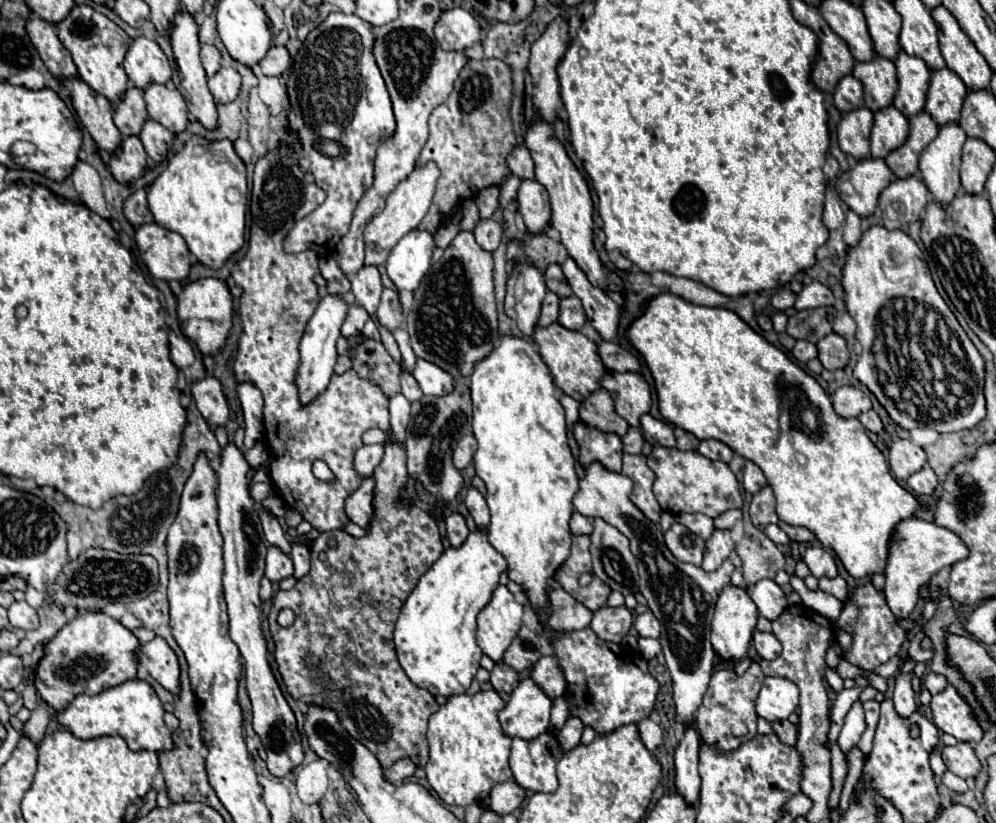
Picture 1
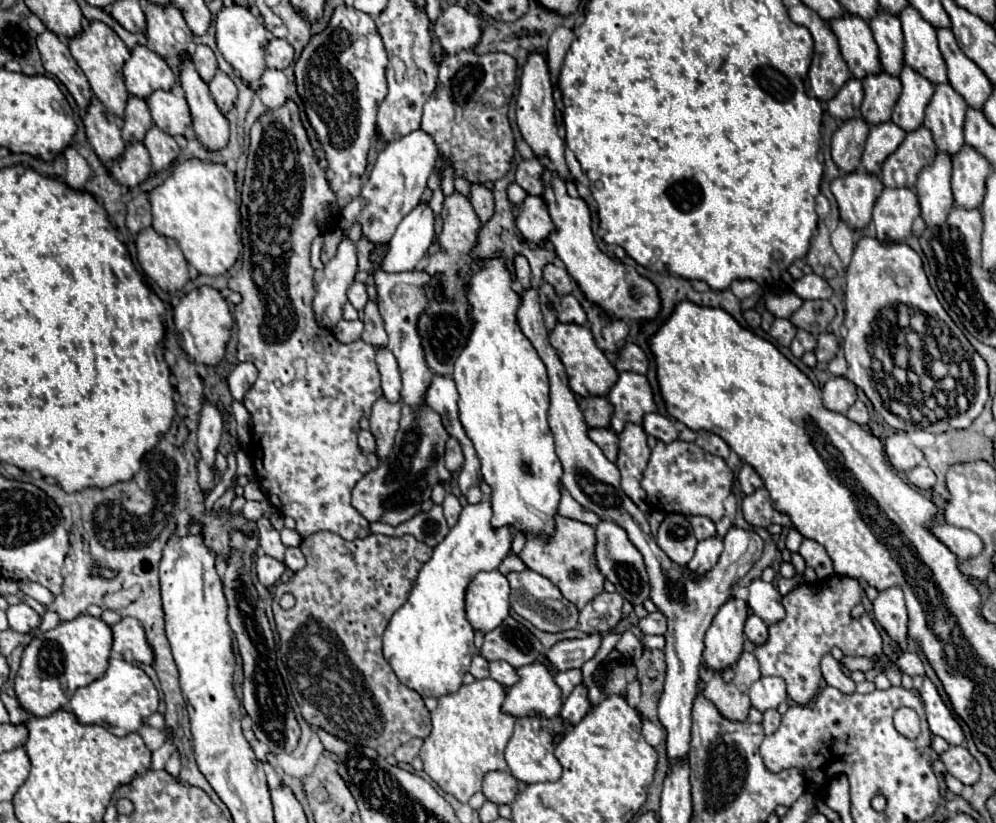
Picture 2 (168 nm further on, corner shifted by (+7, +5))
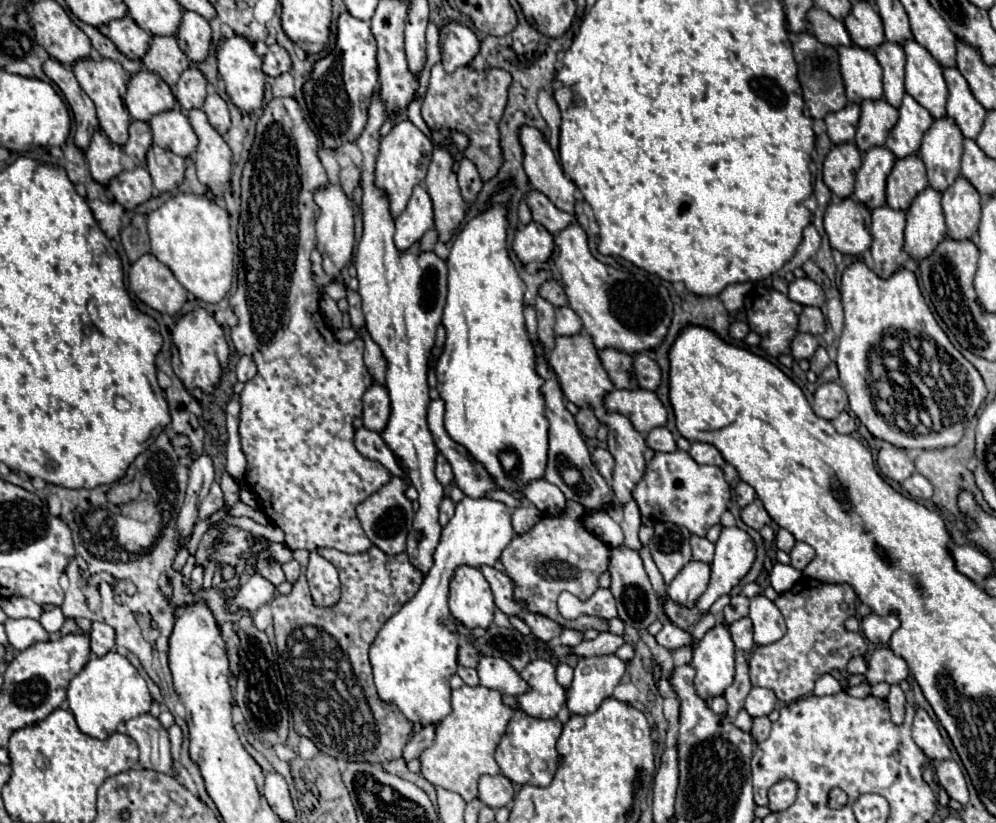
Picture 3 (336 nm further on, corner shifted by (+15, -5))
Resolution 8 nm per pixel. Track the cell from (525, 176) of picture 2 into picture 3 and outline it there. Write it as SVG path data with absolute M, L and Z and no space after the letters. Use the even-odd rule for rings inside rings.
M532 190L526 196L526 202L528 202L530 210L532 210L534 222L536 224L542 224L552 236L556 236L556 232L562 232L574 220L574 216L558 210L544 194L540 194L536 190Z

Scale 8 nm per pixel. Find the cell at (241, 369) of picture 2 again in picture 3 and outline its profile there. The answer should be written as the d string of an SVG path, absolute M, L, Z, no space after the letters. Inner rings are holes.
M242 356L238 366L236 366L236 374L238 374L238 380L240 382L248 382L256 376L256 364L252 360L252 356Z

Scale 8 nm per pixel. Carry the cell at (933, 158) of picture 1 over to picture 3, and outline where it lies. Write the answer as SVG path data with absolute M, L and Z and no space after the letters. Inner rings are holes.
M932 188L920 192L906 212L904 250L914 260L928 258L936 244L944 240L946 224L940 206L940 194Z

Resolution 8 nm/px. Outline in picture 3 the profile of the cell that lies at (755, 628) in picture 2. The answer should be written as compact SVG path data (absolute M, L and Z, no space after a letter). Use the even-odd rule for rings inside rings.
M744 616L744 618L736 620L736 622L732 622L732 624L728 626L728 632L730 632L732 642L734 642L736 648L740 648L740 650L744 650L744 652L748 652L748 650L754 648L752 622L750 622L748 616Z

